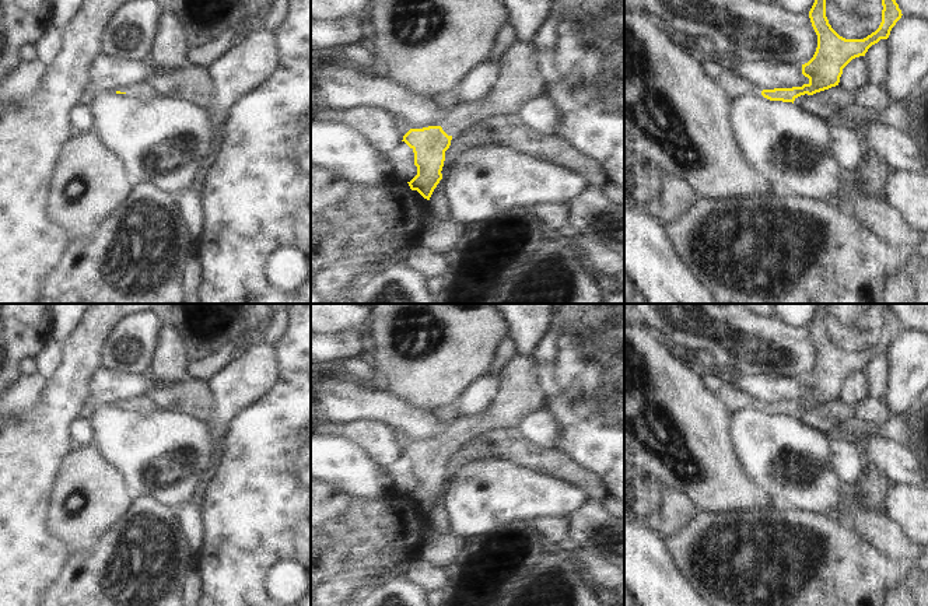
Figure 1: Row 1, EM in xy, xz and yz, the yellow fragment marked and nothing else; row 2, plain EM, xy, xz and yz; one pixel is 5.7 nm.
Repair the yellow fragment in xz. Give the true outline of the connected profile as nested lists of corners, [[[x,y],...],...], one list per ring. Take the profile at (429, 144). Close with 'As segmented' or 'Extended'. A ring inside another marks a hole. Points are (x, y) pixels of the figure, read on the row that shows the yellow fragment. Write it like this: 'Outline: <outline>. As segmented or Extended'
Outline: [[[528,42],[512,43],[501,55],[497,66],[498,78],[483,99],[459,102],[452,112],[444,115],[440,126],[410,129],[403,136],[402,141],[413,150],[417,167],[417,175],[407,183],[424,199],[430,200],[442,179],[445,151],[454,136],[462,136],[474,122],[512,116],[529,99],[546,95],[544,80]]]. Extended.

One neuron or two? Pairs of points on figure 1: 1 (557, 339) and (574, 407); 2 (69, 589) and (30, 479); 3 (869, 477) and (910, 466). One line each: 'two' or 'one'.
1: one
2: two
3: two

